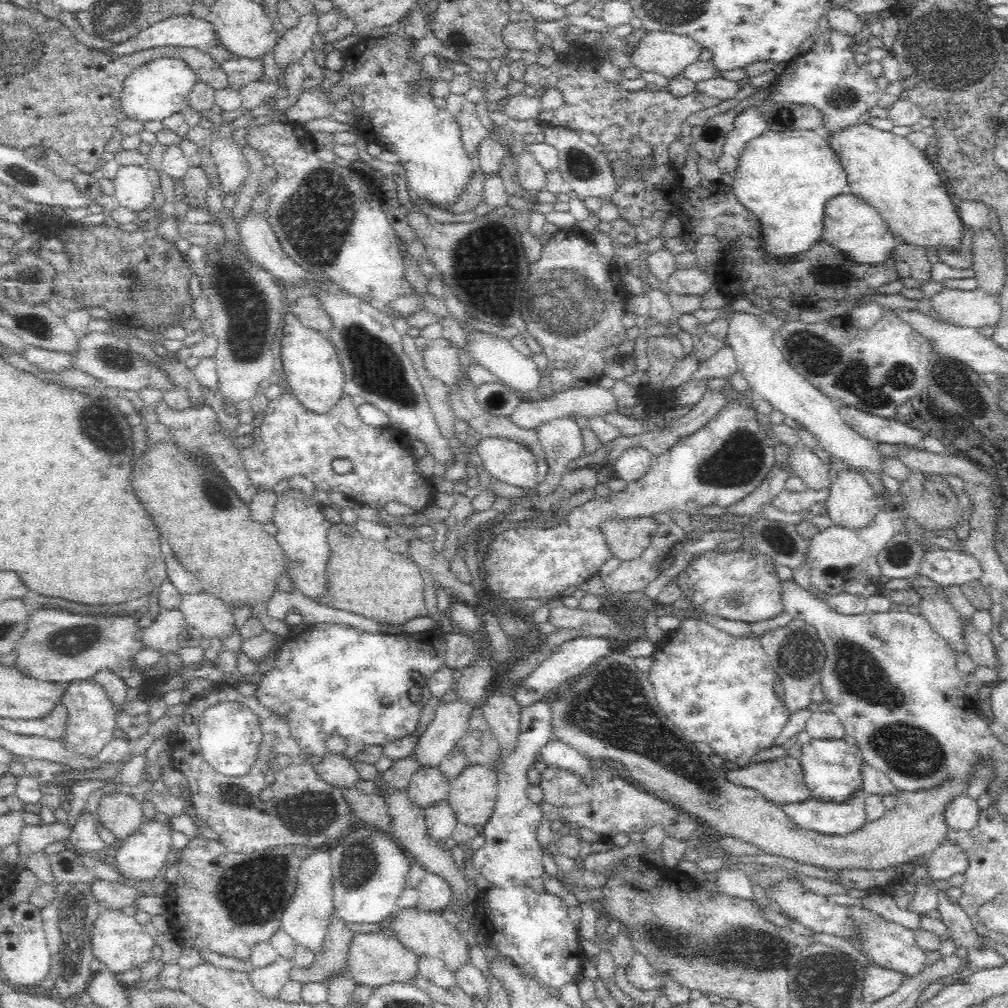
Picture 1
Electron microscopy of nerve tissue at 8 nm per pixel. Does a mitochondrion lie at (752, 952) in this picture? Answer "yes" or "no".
yes

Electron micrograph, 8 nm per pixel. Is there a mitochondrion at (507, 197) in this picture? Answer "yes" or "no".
no

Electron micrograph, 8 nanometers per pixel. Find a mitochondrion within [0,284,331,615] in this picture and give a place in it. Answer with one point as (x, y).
(97, 419)

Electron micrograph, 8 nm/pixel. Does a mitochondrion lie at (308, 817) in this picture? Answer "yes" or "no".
yes

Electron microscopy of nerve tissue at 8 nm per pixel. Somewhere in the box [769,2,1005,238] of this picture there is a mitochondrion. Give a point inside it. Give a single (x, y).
(951, 45)

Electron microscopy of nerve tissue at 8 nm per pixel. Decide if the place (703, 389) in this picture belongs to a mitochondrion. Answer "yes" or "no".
no

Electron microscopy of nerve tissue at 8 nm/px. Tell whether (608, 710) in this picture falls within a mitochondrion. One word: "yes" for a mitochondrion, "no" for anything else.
yes

